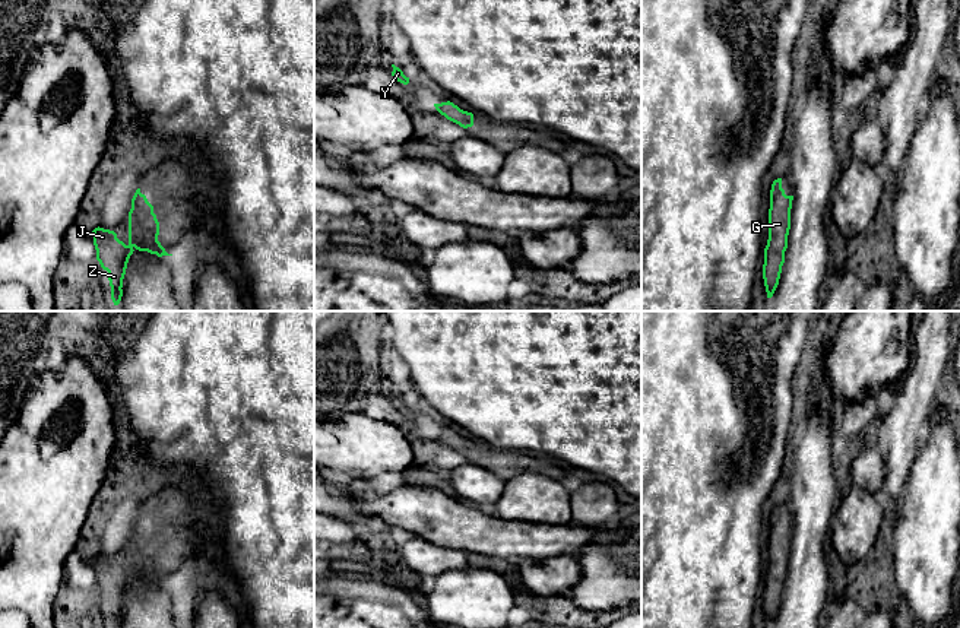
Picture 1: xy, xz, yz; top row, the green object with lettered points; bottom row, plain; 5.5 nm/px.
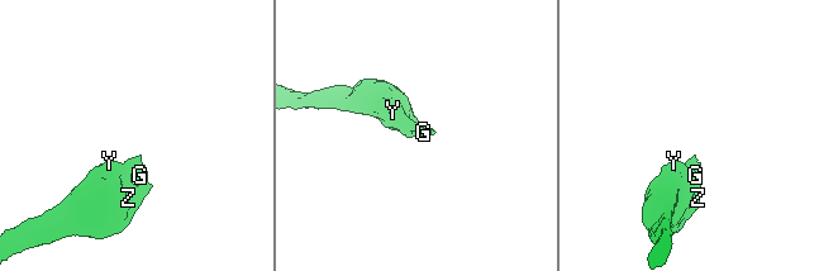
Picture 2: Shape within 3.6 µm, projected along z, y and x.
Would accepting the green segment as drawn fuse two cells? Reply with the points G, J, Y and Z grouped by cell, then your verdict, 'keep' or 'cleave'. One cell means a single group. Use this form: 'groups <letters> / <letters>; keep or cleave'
groups G J Y Z; keep

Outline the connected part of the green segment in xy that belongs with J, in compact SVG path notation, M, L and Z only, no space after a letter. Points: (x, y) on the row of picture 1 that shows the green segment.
M136 190L132 199L132 209L129 212L129 244L117 238L117 234L110 229L95 228L94 245L96 250L96 260L101 267L108 272L111 286L111 299L118 305L123 296L123 279L127 263L134 250L148 251L151 254L172 256L158 241L159 222L153 213L153 206L146 196Z

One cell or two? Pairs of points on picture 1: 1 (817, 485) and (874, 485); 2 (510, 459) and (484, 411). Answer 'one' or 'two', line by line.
1: two
2: two

